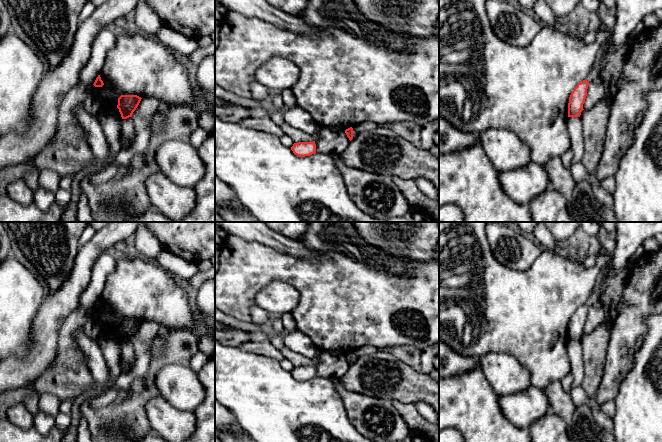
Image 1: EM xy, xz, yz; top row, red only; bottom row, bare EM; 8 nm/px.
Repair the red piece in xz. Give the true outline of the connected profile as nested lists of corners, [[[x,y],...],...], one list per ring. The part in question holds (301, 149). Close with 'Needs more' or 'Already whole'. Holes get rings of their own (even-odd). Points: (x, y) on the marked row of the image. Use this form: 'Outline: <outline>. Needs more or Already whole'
Outline: [[[298,142],[291,147],[293,153],[299,157],[310,156],[316,153],[316,144],[313,142]]]. Already whole

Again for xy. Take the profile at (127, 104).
Outline: [[[121,95],[118,98],[117,108],[121,114],[121,135],[128,139],[130,144],[128,149],[132,147],[135,139],[135,126],[132,119],[132,114],[138,107],[141,97],[137,95]]]. Needs more

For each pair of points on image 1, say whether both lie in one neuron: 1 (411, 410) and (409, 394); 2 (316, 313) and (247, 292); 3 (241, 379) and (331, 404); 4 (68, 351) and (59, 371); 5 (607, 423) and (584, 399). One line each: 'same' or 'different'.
1: different
2: same
3: same
4: same
5: same

